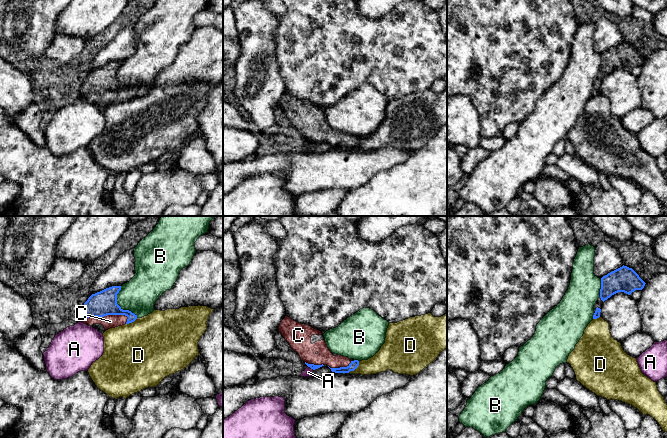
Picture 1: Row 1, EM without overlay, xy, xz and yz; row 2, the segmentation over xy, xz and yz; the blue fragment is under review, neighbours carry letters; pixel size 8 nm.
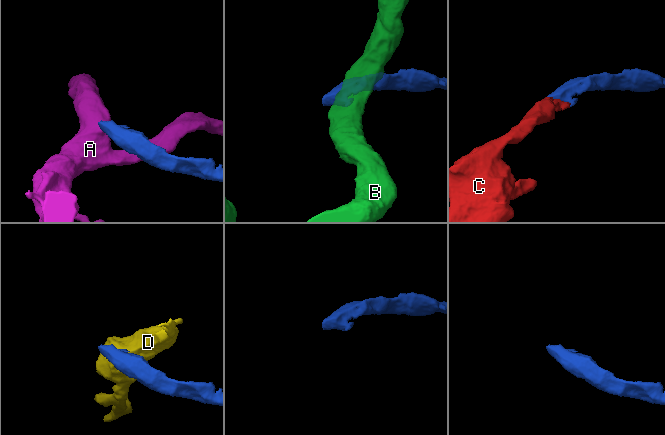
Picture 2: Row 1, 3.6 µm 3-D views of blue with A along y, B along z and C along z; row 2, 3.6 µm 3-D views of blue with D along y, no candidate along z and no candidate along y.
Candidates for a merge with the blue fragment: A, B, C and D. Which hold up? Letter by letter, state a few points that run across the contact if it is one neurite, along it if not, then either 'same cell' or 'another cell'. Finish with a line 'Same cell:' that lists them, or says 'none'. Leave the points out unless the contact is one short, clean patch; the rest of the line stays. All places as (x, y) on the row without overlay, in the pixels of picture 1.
A: line xz (307, 141), (313, 145); another cell
B: another cell
C: line xy (103, 79), (104, 91), (110, 97); same cell
D: line xz (359, 137), (359, 140), (348, 148); another cell
Same cell: C

